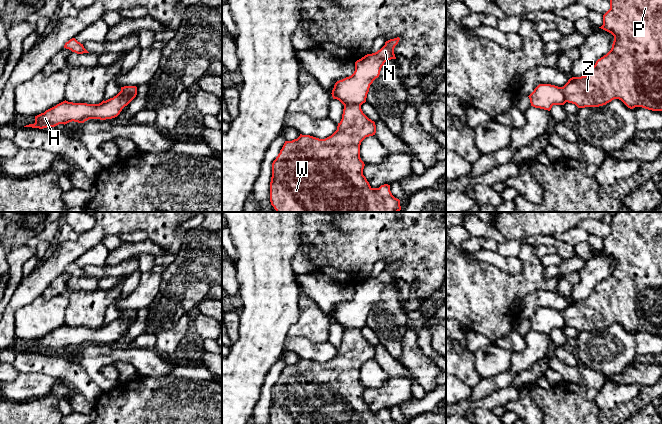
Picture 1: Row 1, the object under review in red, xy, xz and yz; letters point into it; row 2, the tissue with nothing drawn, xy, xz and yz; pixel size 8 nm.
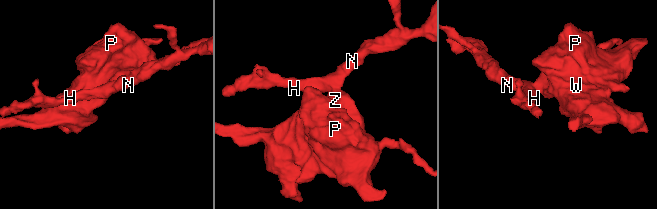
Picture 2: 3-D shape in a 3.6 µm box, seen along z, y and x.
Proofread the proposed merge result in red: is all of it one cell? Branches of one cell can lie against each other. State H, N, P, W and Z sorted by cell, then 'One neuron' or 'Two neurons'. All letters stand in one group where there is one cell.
Groups: H N / P W Z. Two neurons

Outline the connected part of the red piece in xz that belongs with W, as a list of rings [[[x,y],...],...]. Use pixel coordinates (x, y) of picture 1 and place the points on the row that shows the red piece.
[[[345,105],[337,130],[325,139],[302,135],[285,141],[272,163],[270,202],[276,212],[399,212],[400,200],[395,198],[390,185],[372,188],[363,175],[364,162],[360,158],[361,142],[376,133],[375,122],[369,119],[360,105]]]

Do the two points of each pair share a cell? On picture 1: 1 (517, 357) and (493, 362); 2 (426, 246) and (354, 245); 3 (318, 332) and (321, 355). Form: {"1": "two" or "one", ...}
{"1": "two", "2": "one", "3": "two"}

